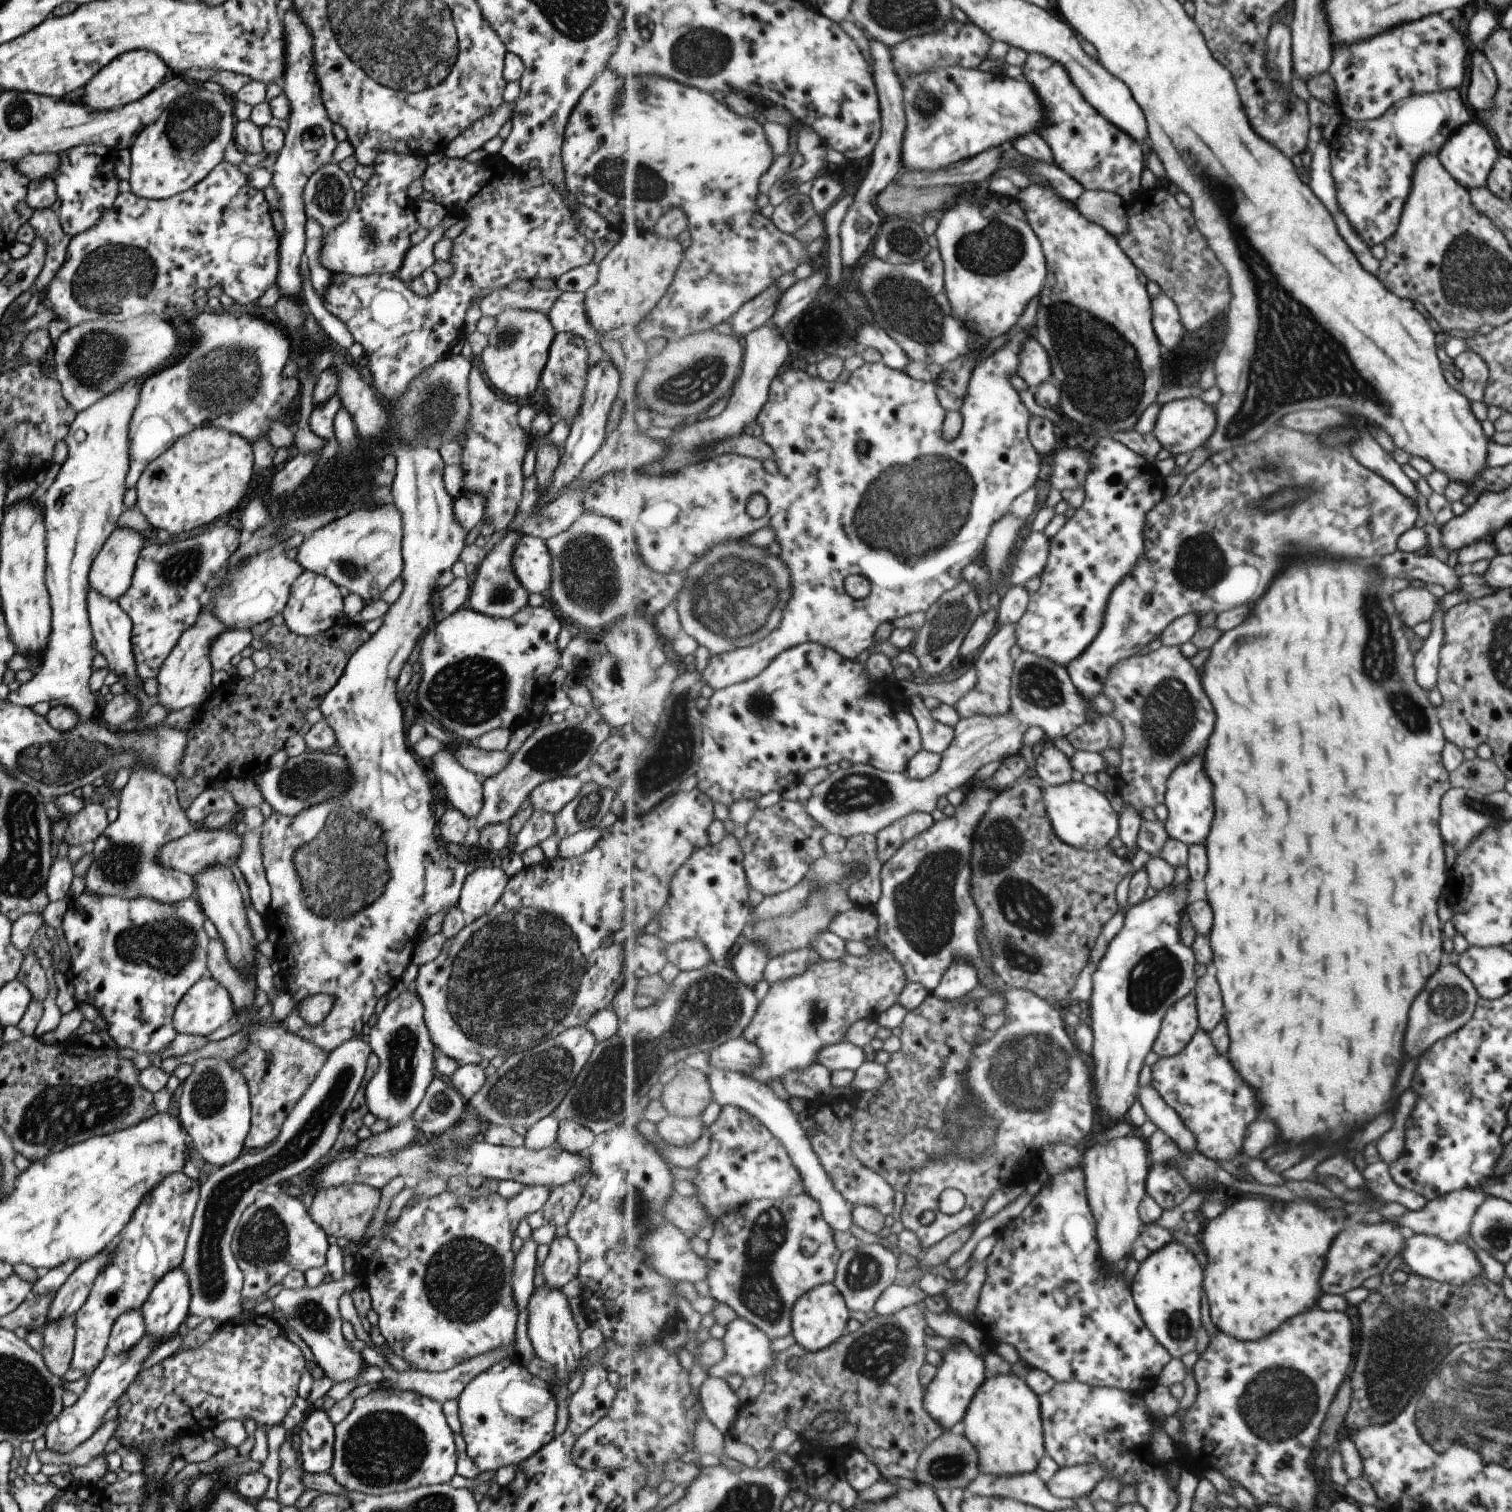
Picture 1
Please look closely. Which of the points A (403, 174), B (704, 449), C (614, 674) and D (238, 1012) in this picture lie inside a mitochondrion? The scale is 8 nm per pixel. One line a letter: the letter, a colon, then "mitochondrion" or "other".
A: other
B: other
C: mitochondrion
D: other

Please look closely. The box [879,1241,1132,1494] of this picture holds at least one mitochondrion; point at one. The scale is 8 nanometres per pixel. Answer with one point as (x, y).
(951, 1464)

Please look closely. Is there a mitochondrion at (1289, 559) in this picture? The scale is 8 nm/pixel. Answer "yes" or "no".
no

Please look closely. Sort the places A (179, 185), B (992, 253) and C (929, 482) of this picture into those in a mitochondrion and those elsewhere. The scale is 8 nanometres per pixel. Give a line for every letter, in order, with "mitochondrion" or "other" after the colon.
A: other
B: mitochondrion
C: mitochondrion

